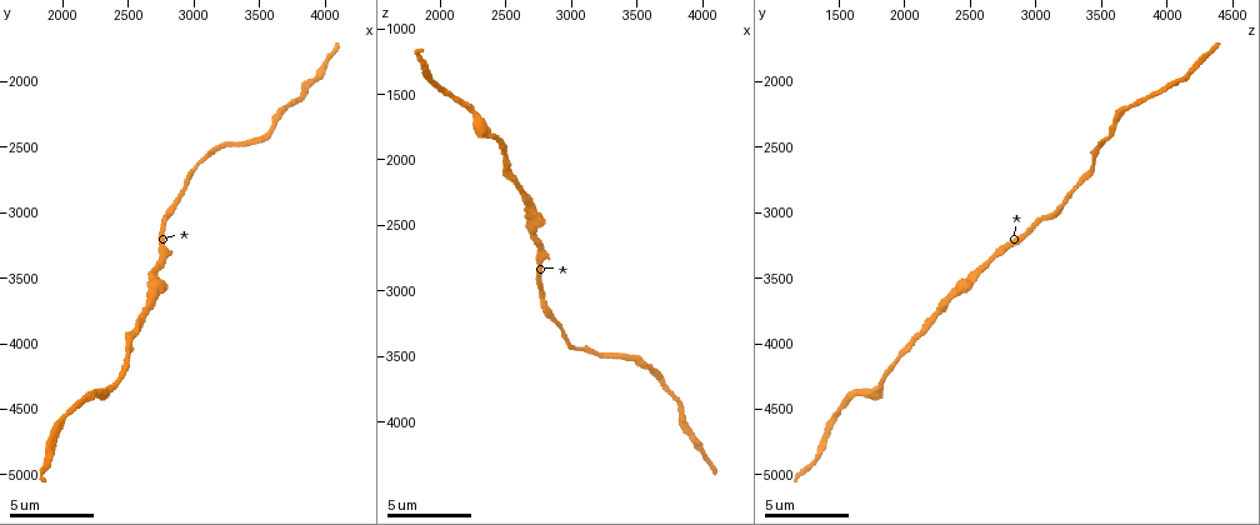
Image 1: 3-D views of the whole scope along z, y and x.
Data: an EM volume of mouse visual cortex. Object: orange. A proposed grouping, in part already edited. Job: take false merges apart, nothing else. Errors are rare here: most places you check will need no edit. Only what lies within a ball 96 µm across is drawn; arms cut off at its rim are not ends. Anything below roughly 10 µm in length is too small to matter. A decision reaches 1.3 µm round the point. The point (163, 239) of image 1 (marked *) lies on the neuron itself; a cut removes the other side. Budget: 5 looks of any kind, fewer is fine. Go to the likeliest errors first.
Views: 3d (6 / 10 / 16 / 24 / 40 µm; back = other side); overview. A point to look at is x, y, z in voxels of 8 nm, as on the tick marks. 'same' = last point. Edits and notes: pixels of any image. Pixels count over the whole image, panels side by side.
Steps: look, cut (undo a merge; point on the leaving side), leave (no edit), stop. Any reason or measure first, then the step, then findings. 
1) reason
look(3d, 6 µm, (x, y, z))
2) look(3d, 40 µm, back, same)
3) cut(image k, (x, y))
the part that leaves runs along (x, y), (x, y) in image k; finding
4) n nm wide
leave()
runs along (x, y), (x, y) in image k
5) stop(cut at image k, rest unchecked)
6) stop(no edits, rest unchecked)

sudden change in width
look(3d, 6 µm, (2700, 3660, 2320))

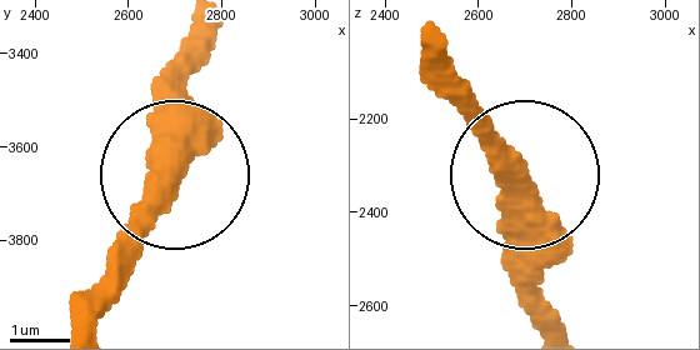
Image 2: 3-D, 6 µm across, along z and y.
look(3d, 6 µm, back, (2680, 3675, 2330))

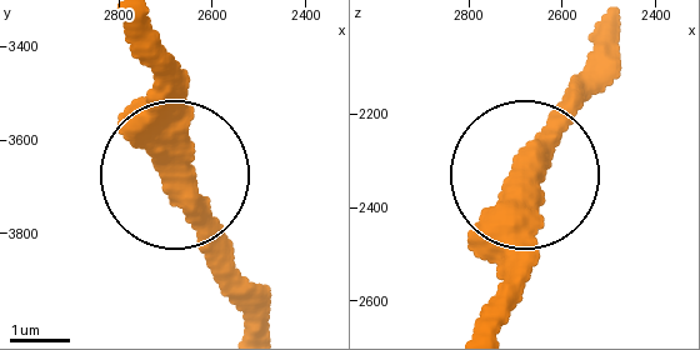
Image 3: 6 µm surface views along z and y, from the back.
leave()
runs along (488, 319), (508, 199), (601, 84) in image 3; continuous, no second neuron

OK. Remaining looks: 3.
thin neck
look(3d, 10 µm, (3060, 2600, 3460))

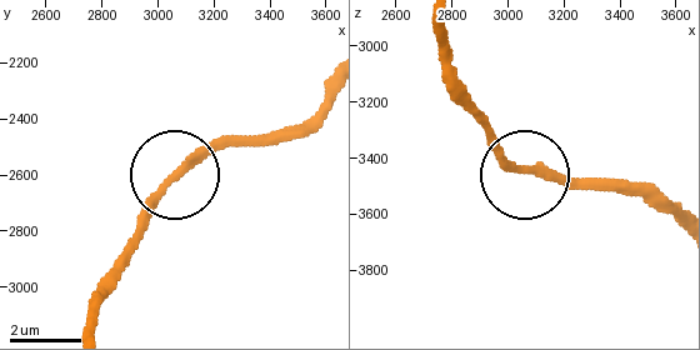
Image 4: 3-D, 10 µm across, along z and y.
leave()
one neuron here

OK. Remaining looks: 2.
thick turns thin
look(3d, 10 µm, (2220, 4380, 1580))

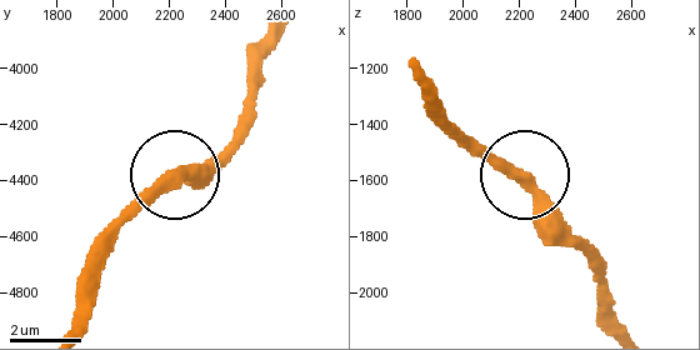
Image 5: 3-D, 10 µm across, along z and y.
look(3d, 6 µm, (2220, 4400, 1600))

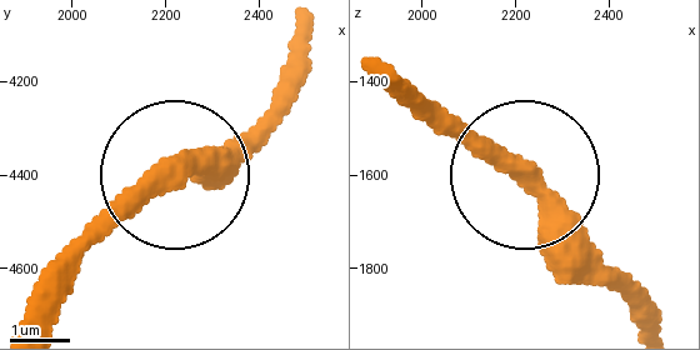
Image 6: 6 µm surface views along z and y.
370 nm wide
leave()
runs along (303, 64), (58, 284) in image 6; one neuron here

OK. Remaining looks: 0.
stop(no edits, rest unchecked)

